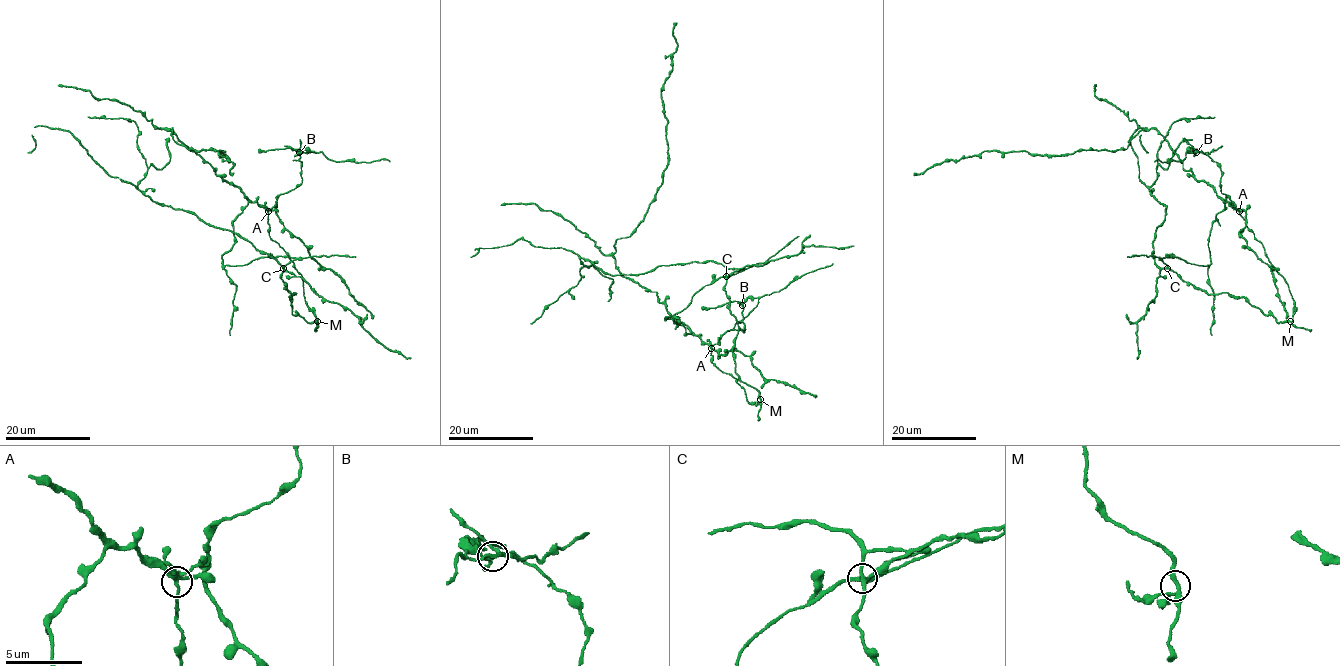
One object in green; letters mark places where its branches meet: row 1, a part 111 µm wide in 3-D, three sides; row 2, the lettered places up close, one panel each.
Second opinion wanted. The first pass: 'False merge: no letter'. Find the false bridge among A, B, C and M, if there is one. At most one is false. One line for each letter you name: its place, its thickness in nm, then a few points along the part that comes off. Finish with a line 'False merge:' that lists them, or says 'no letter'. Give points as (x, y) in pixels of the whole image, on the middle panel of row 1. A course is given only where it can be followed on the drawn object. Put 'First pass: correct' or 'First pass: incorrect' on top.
First pass: incorrect
B: place (742, 305); calibre 200 nm; course (743, 305), (747, 299), (781, 290), (804, 274), (833, 263)
False merge: B

